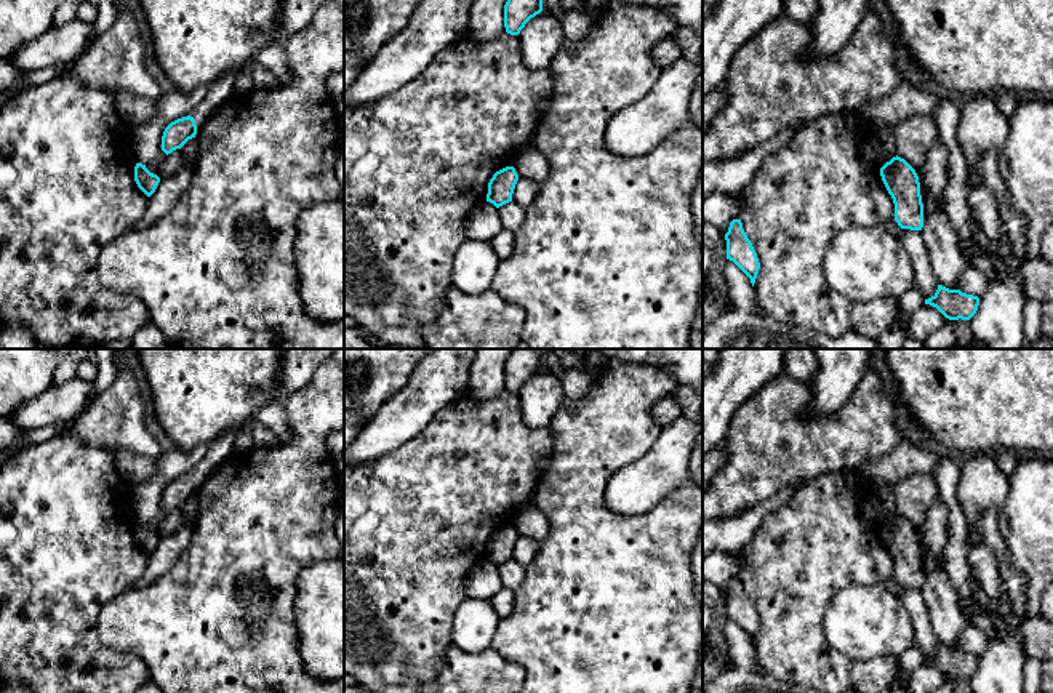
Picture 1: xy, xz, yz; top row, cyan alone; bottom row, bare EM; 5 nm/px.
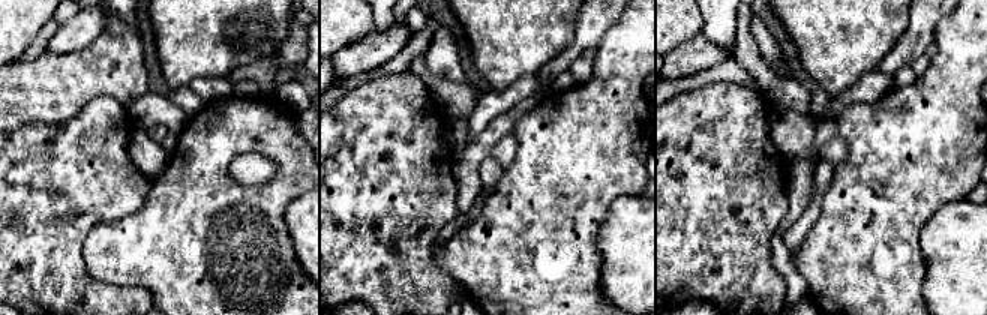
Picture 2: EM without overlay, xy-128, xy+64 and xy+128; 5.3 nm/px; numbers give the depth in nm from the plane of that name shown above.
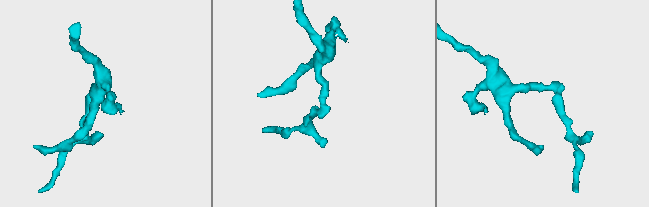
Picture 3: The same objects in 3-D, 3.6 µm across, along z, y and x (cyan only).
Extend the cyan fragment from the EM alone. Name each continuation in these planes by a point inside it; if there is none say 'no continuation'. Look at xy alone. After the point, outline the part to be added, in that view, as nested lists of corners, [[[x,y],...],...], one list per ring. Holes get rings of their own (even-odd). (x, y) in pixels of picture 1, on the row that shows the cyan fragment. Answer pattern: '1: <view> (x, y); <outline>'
1: xy (218, 93); [[[227,72],[211,86],[203,101],[195,107],[192,117],[197,128],[202,126],[230,96],[235,94],[234,85],[238,72]]]

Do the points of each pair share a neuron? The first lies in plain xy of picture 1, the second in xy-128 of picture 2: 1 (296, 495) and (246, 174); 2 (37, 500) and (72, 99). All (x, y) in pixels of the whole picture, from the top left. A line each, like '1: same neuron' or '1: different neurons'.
1: different neurons
2: different neurons

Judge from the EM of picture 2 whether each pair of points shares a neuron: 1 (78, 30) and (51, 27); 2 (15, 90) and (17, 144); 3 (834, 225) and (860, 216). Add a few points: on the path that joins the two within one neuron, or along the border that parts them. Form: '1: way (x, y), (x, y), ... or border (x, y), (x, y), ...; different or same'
1: border (60, 23), (45, 51); different
2: border (51, 123), (27, 123), (15, 131); different
3: way (840, 225), (851, 225), (854, 222); same

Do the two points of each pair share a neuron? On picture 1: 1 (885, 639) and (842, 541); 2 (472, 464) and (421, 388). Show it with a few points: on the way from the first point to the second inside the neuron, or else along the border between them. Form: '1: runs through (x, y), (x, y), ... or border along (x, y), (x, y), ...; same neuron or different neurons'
1: border along (882, 583), (847, 584), (828, 604); different neurons
2: border along (464, 392), (447, 404), (412, 439); different neurons

